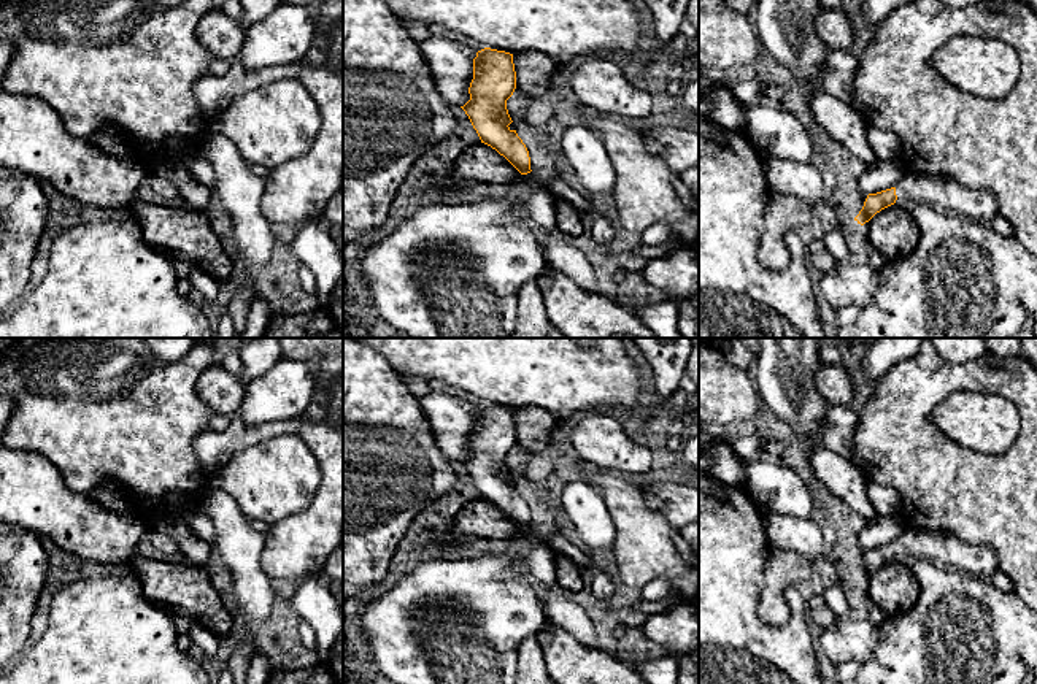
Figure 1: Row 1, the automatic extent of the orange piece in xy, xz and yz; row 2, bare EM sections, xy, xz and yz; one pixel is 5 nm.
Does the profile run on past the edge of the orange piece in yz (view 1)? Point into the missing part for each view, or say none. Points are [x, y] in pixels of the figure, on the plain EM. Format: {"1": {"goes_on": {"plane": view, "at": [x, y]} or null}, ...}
{"1": {"goes_on": {"plane": "yz", "at": [944, 548]}}}

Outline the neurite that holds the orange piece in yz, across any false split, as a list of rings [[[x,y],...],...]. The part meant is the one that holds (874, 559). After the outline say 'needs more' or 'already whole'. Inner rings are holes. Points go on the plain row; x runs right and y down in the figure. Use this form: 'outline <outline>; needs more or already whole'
outline [[[905,527],[894,543],[869,549],[854,576],[864,581],[877,568],[894,560],[897,554],[929,559],[948,568],[969,571],[981,579],[991,579],[1000,570],[994,551],[988,546],[967,543],[943,530]]]; needs more

